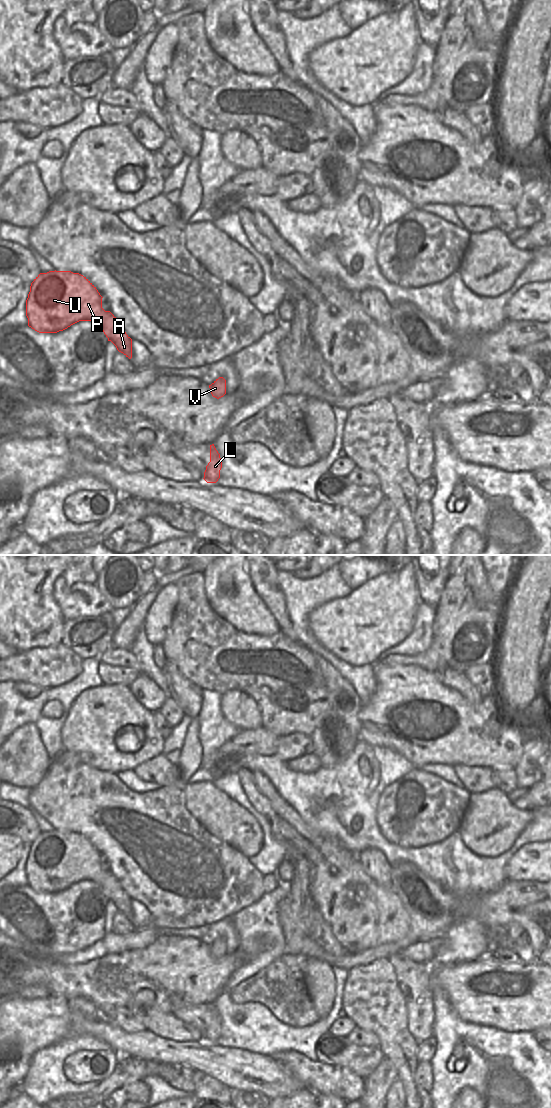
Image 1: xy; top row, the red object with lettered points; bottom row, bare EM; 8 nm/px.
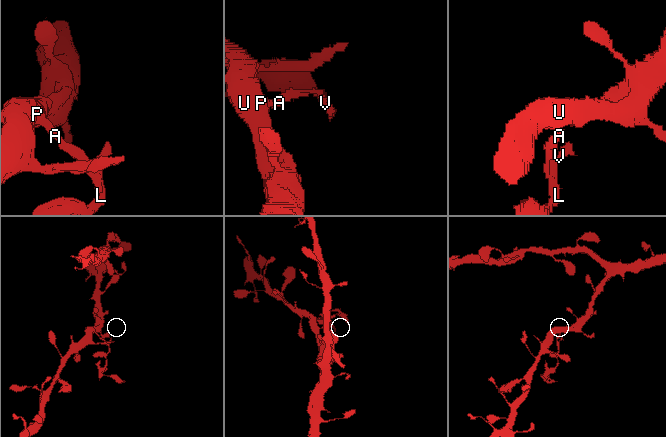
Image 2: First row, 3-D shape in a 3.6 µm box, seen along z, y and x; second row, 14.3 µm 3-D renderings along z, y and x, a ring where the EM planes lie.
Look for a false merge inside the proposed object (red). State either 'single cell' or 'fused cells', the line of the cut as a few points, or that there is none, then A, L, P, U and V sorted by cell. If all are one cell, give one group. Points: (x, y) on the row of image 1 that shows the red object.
fused cells; cut xy (106, 311), (106, 319), (101, 326); groups A L V / P U

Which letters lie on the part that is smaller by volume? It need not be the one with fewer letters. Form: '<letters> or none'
A, L, V

